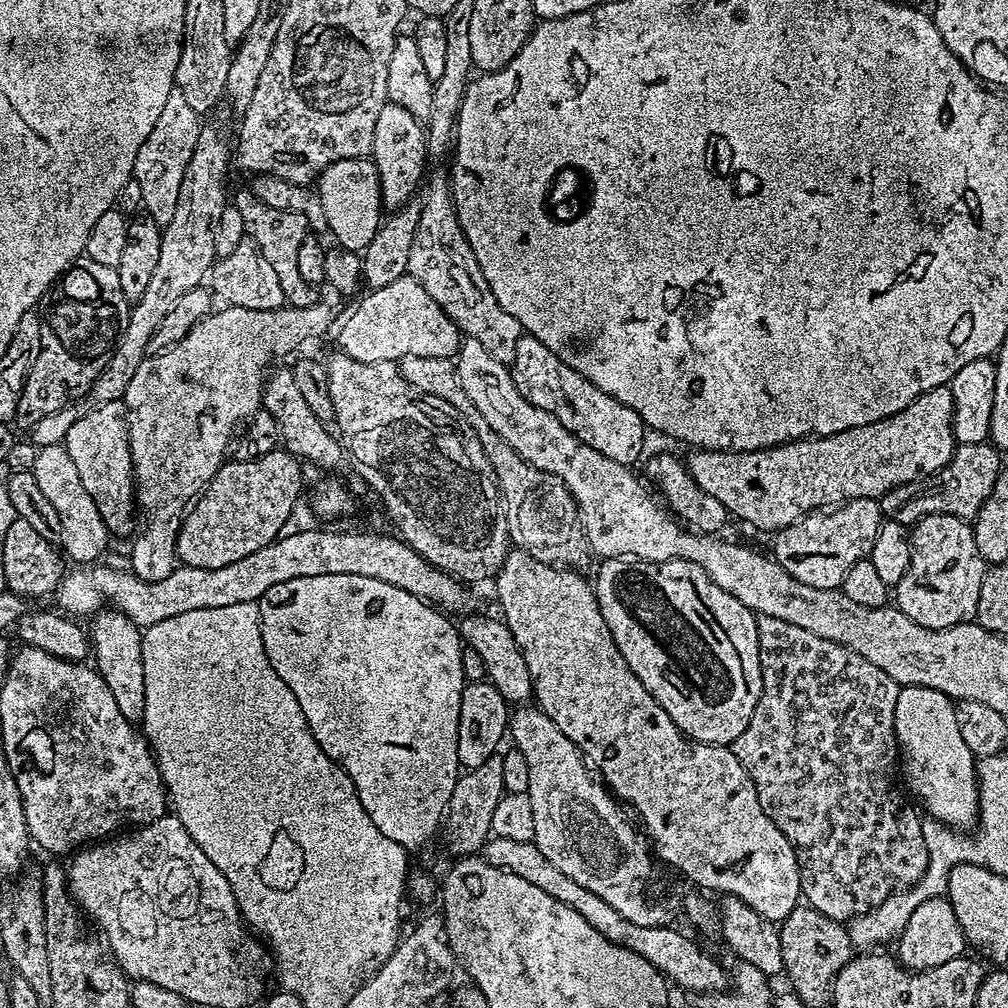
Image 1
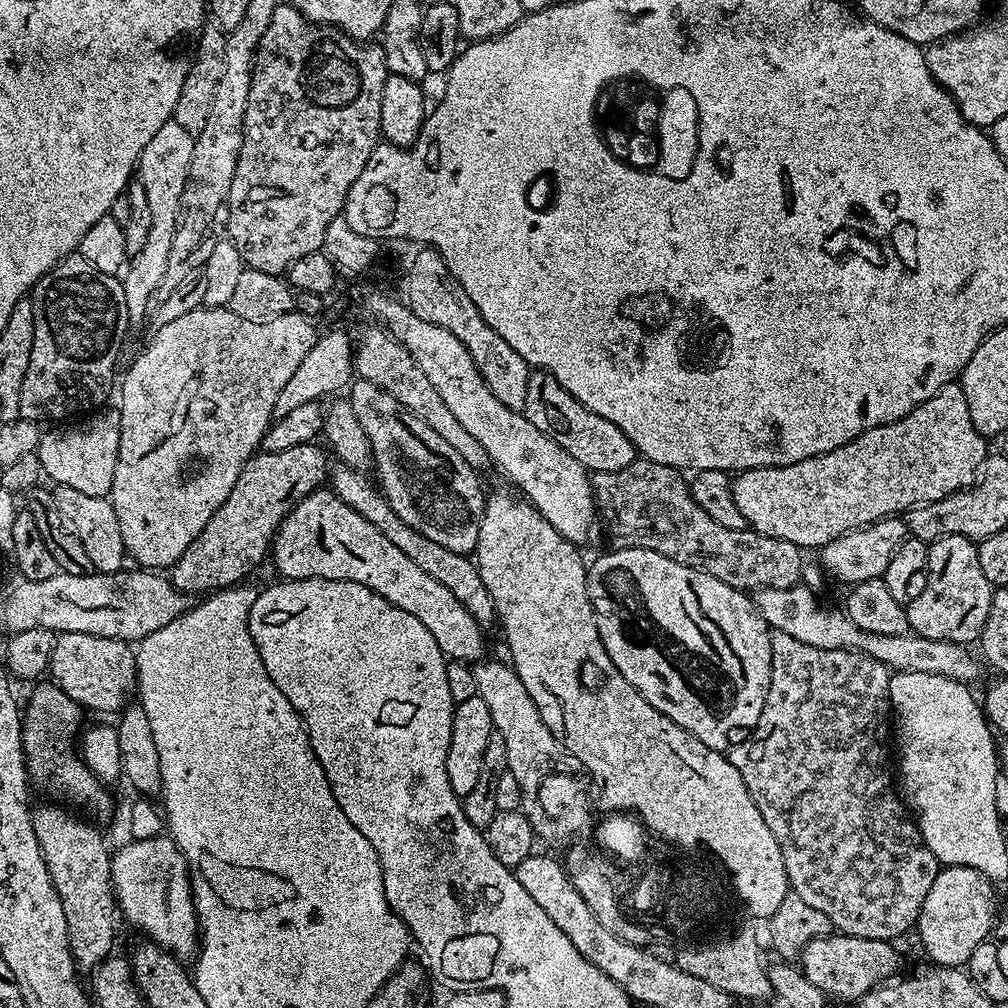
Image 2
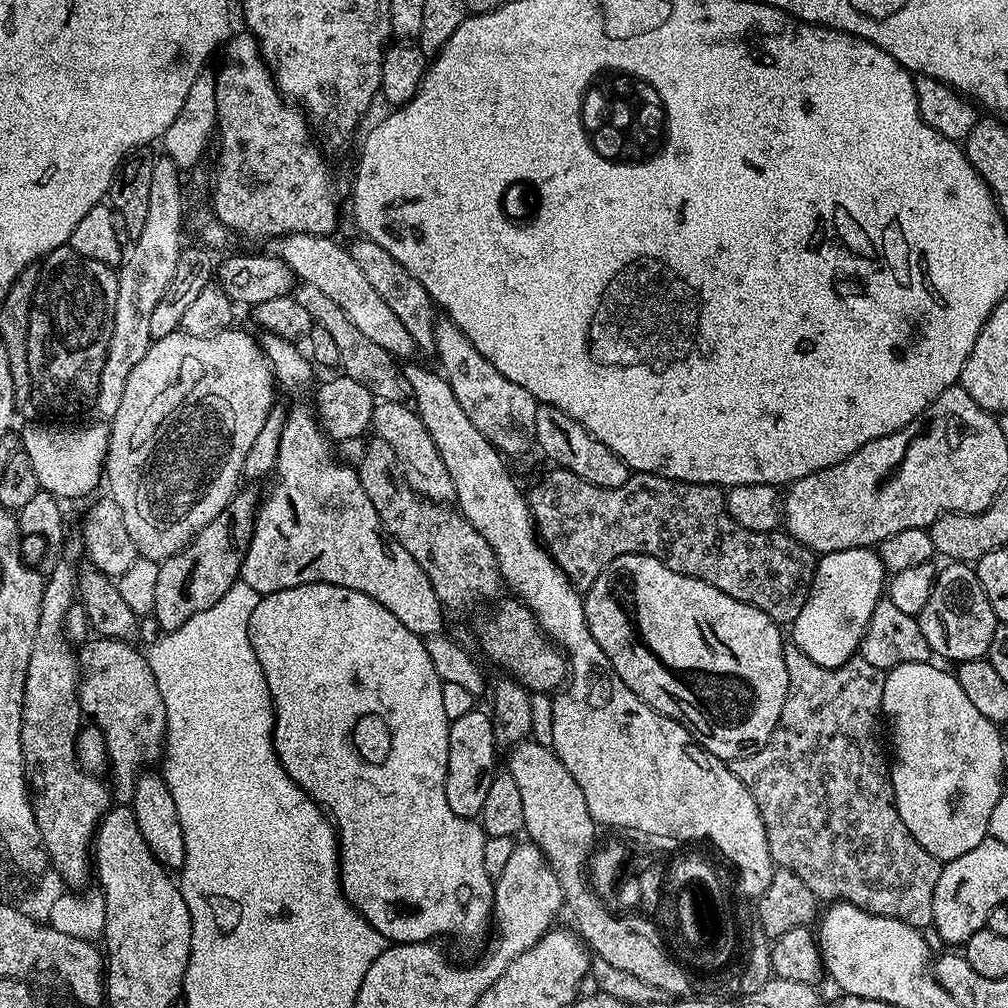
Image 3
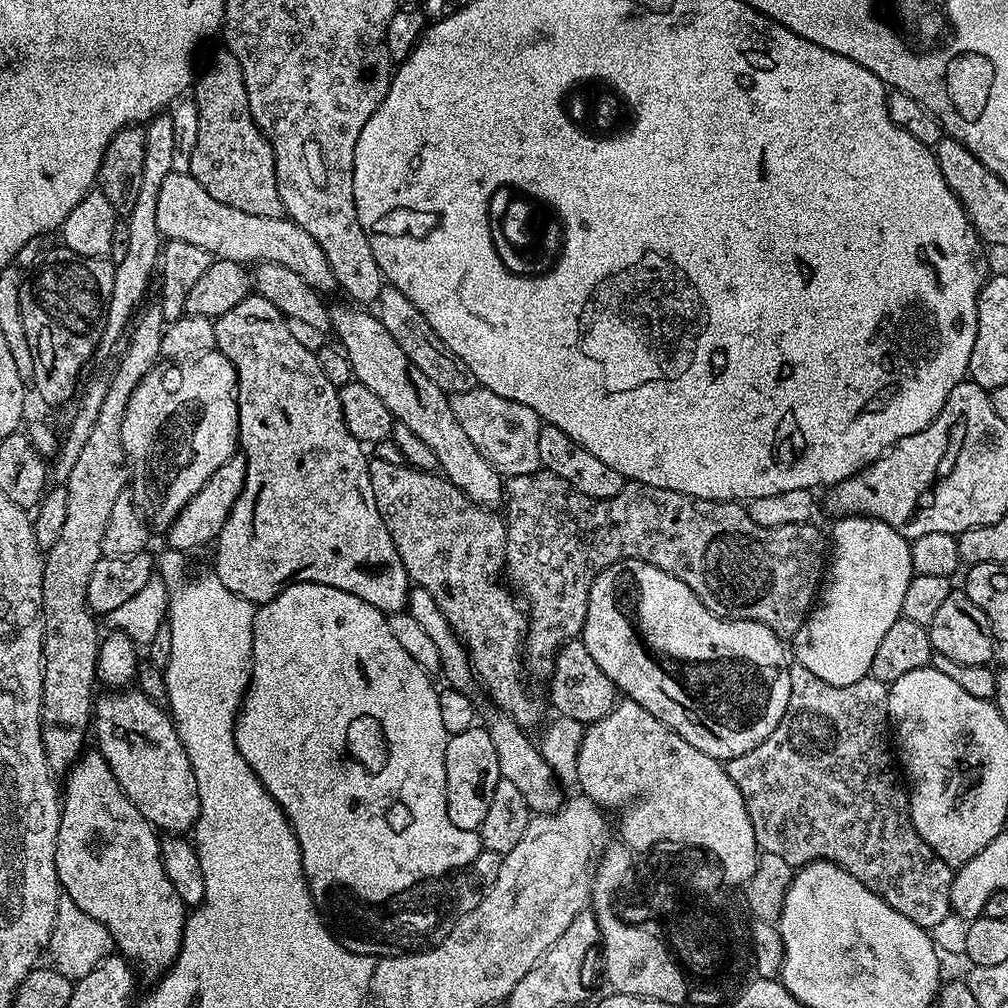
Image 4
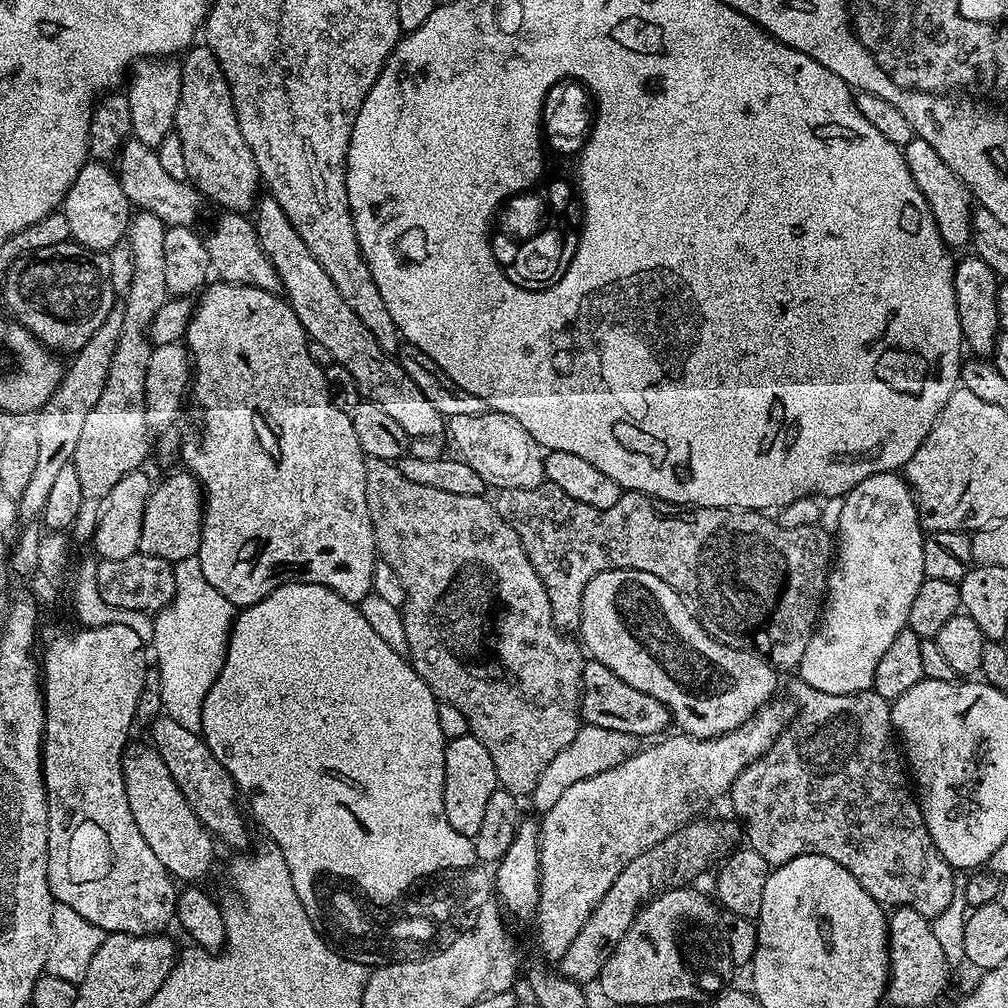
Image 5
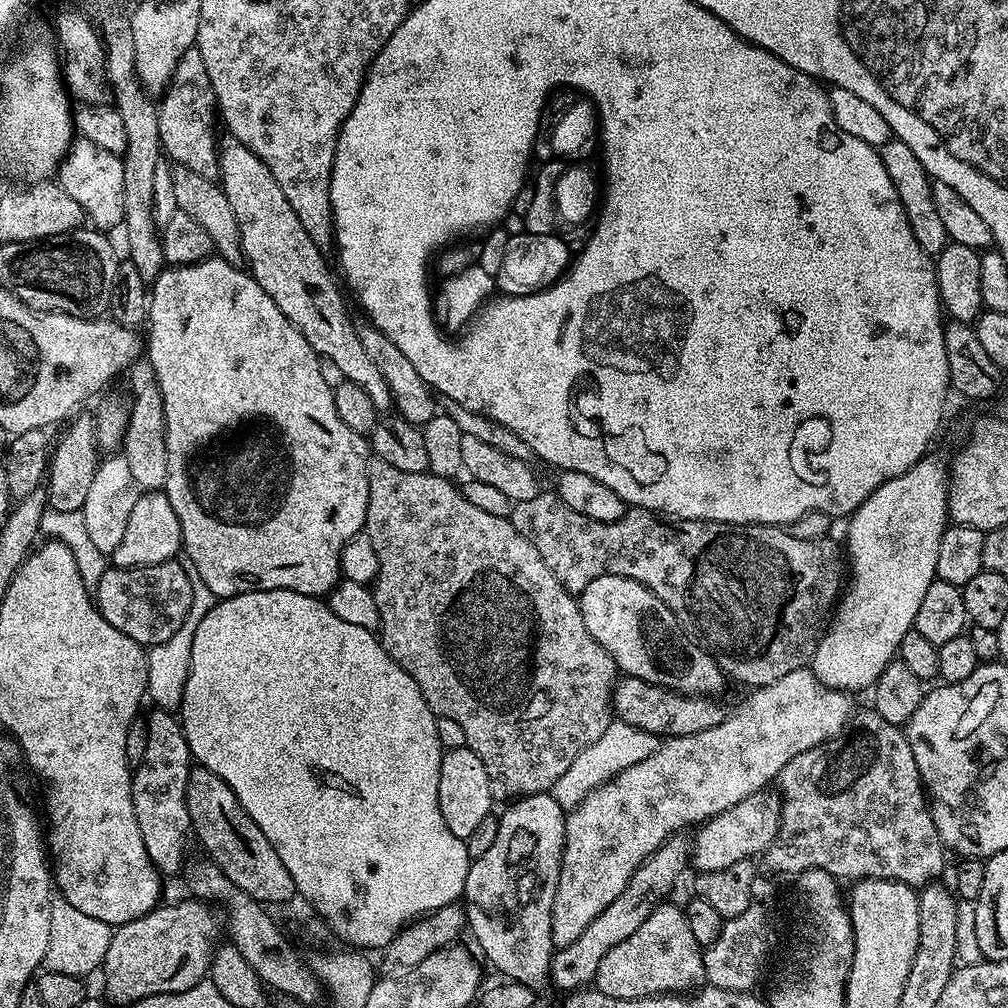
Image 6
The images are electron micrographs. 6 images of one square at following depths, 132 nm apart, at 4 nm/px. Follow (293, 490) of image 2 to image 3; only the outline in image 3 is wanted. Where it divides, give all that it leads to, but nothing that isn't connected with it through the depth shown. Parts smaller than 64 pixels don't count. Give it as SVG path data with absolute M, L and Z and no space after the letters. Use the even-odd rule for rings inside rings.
M237 491L214 522L207 524L181 552L160 564L151 615L156 616L161 633L178 630L178 626L182 626L182 622L190 622L194 614L210 610L210 606L214 606L214 602L218 602L218 598L222 598L222 594L240 580L240 567L250 546L257 511L258 496L256 500L252 492Z

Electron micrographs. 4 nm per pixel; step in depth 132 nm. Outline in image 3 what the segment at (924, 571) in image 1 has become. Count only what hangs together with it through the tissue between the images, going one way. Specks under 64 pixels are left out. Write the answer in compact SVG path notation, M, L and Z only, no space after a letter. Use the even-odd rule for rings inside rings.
M948 562L943 566L936 573L936 584L918 617L922 638L926 638L937 657L945 656L953 662L987 657L998 621L982 582L978 582L976 569L968 562Z

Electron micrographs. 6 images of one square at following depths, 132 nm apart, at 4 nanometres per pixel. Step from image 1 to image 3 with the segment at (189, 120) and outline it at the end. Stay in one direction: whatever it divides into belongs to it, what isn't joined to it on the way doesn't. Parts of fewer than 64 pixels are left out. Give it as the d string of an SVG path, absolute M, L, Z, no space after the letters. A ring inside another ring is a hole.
M169 158L157 159L154 166L154 175L150 181L150 207L146 213L146 226L142 226L142 234L135 237L134 243L136 244L127 253L126 259L119 265L118 268L118 302L114 306L114 330L110 334L110 350L106 350L106 362L102 362L102 378L100 379L100 389L96 395L96 402L94 405L94 412L97 412L97 417L111 418L114 414L118 414L118 406L122 402L122 393L126 391L126 378L130 378L130 370L134 370L134 366L138 366L138 362L142 362L142 358L146 358L146 350L153 342L152 335L150 334L150 313L153 312L154 306L158 306L158 301L162 298L162 294L166 294L166 286L170 286L170 282L174 282L174 274L178 270L178 258L182 251L184 240L184 188L180 185L180 176L182 170Z

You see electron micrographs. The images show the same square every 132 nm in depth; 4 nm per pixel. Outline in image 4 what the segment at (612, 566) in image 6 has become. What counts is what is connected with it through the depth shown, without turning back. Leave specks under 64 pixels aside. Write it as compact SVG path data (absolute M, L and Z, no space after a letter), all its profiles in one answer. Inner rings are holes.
M543 470L534 474L518 474L509 476L502 484L503 511L508 511L506 515L506 527L508 530L508 545L506 546L506 576L512 579L511 587L520 588L519 595L529 600L526 604L526 615L528 617L528 630L524 634L524 650L522 653L522 664L525 669L532 668L536 676L547 677L554 670L556 655L569 640L577 639L584 631L586 622L586 610L590 602L590 590L602 574L602 570L609 568L611 564L616 564L620 560L644 560L647 564L658 566L658 570L666 570L666 574L674 574L690 590L694 590L696 597L702 601L707 608L716 616L722 616L729 620L753 620L770 630L781 638L791 638L796 635L797 630L802 626L802 622L807 620L812 605L818 595L818 589L822 584L822 577L826 572L826 540L820 537L820 532L815 528L815 523L791 524L781 528L763 528L758 526L750 518L747 507L743 503L731 500L707 500L706 498L694 498L690 494L678 494L674 490L662 490L662 486L646 486L635 482L625 483L621 492L614 494L614 498L590 498L590 494L582 494L566 478L558 478L558 474L545 472Z

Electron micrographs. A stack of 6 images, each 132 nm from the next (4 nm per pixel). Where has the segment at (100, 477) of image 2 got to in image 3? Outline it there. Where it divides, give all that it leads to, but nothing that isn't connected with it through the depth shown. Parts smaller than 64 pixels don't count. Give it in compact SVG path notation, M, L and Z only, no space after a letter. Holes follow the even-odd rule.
M60 422L64 424L28 424L24 428L24 440L22 436L22 450L27 458L30 458L30 464L33 467L34 475L37 479L39 487L43 491L48 492L52 496L59 498L61 501L76 500L79 496L88 496L95 490L99 484L102 484L102 477L106 472L106 461L108 459L108 433L110 431L109 425L104 422L96 422L100 424L72 424L76 422Z

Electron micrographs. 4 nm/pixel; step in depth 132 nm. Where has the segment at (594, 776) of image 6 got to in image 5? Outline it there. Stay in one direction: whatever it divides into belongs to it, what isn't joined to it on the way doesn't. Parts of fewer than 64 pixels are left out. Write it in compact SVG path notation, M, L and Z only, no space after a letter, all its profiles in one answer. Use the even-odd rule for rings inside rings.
M584 724L578 734L574 734L574 742L570 742L570 746L561 750L554 762L550 762L546 770L542 770L542 778L538 778L538 786L534 786L530 803L537 808L537 813L548 812L550 806L554 806L554 802L558 802L558 798L562 798L562 794L570 790L570 786L574 786L574 782L582 782L582 778L602 774L602 770L610 770L614 765L627 760L637 748L638 740L635 736L622 734L618 730L606 730L602 726Z

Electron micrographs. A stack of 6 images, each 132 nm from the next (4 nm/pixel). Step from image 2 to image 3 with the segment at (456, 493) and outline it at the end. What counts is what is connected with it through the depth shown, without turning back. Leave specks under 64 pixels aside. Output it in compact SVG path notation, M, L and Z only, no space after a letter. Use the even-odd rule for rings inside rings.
M380 400L374 406L372 428L375 435L390 442L390 450L398 458L403 469L404 480L420 496L437 502L452 502L456 498L456 487L450 470L446 470L446 462L442 462L442 454L434 444L434 438L426 430L422 418L411 407L408 408L400 400Z

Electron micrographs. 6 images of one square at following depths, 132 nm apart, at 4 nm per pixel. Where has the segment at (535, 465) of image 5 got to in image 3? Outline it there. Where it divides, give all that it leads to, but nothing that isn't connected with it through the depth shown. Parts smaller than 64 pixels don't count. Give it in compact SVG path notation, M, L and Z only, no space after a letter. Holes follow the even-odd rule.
M440 318L435 321L436 342L434 355L440 359L439 371L448 381L458 406L466 410L470 422L482 430L482 434L505 457L520 456L533 447L536 438L534 418L538 407L537 400L518 382L510 382L500 371L462 334L462 330L452 320Z

